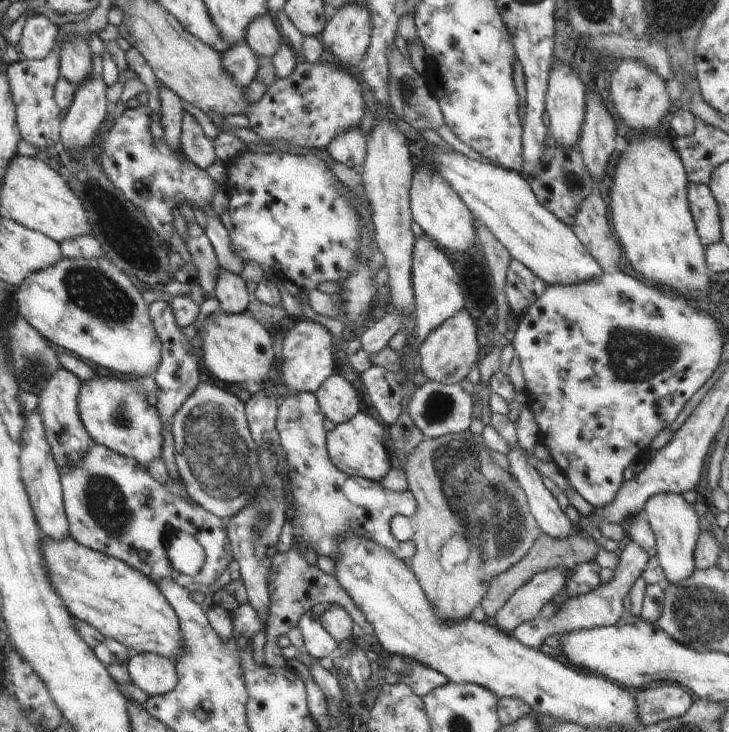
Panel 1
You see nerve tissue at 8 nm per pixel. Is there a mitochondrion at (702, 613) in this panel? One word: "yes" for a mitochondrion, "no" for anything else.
yes

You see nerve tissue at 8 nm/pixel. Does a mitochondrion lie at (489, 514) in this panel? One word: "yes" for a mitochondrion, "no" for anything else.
yes

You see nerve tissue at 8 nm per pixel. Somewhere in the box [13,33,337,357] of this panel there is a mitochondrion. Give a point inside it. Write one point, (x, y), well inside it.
(88, 288)

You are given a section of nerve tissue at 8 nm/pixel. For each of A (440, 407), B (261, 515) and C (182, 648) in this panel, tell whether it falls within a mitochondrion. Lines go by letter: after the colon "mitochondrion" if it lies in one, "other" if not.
A: mitochondrion
B: mitochondrion
C: other

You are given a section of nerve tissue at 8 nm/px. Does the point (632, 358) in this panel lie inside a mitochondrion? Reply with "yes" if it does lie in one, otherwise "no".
yes

